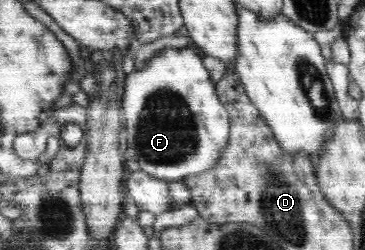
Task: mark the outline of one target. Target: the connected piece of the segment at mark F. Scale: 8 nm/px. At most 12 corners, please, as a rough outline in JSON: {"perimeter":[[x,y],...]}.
{"perimeter":[[194,46],[126,75],[124,156],[177,181],[215,166],[230,118]]}

